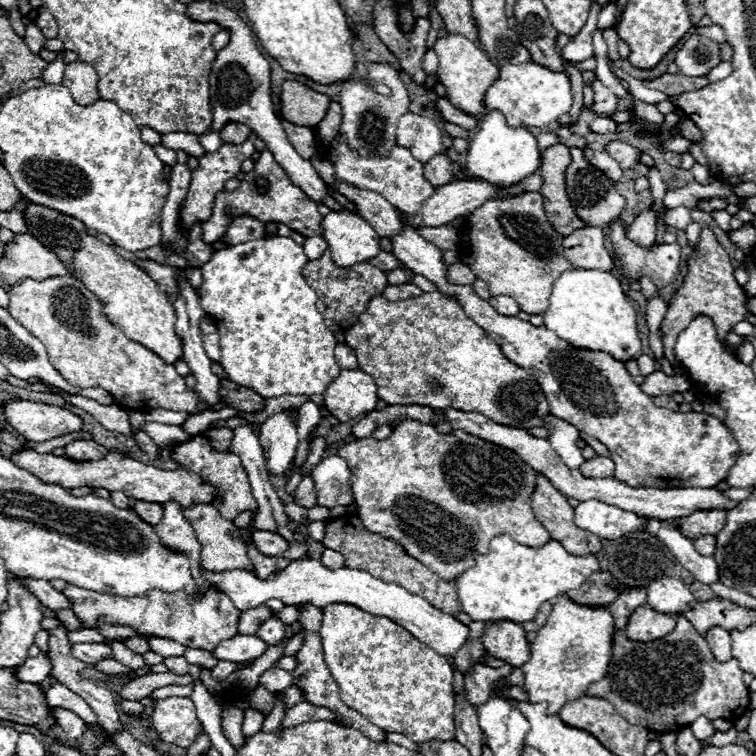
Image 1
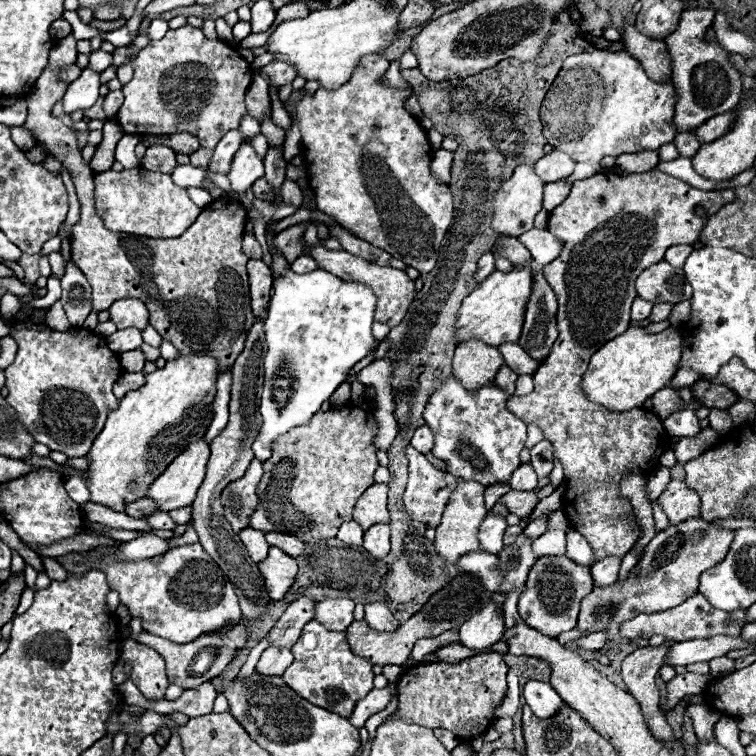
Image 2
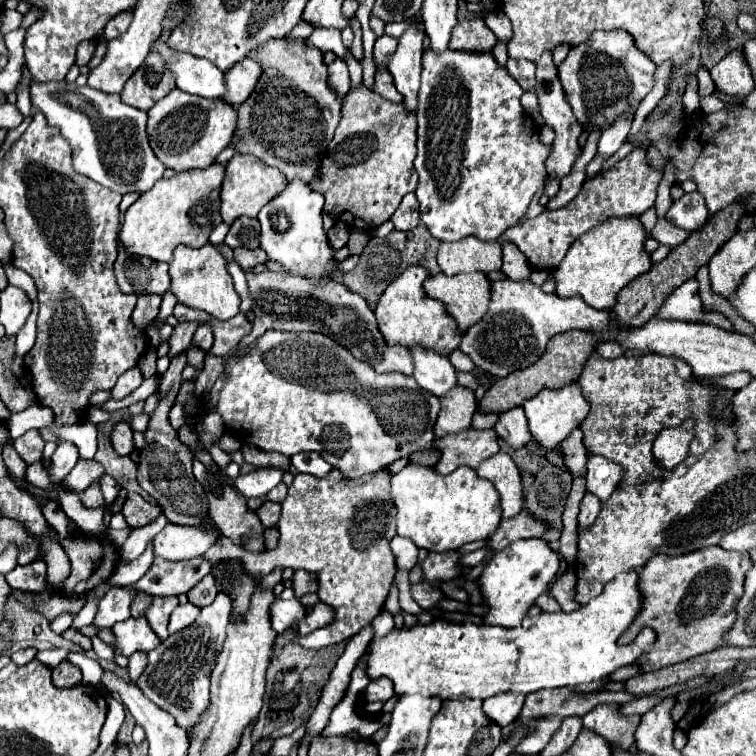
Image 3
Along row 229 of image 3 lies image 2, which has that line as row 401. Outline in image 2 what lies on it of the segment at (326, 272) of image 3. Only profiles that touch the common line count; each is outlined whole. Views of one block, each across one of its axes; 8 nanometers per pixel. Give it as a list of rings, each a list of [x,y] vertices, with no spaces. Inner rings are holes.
[[[316,270],[310,274],[286,272],[274,282],[274,298],[264,322],[268,354],[264,358],[264,392],[260,402],[260,414],[264,418],[260,434],[252,444],[258,460],[272,456],[272,442],[294,426],[304,426],[320,410],[322,402],[332,396],[332,392],[348,378],[348,372],[360,362],[368,350],[376,346],[370,332],[374,322],[376,296],[374,292],[358,282],[346,282],[326,270]]]

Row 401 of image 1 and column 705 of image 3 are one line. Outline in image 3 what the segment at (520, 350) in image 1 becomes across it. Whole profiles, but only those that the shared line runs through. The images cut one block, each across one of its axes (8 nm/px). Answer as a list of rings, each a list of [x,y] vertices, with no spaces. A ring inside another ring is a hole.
[[[720,546],[696,550],[688,556],[652,556],[638,572],[638,588],[644,596],[642,618],[622,636],[624,644],[632,642],[640,622],[658,632],[654,648],[638,660],[642,672],[652,672],[720,648],[722,636],[736,620],[736,602],[744,592],[744,574],[750,568],[752,560],[746,552],[728,552]]]

